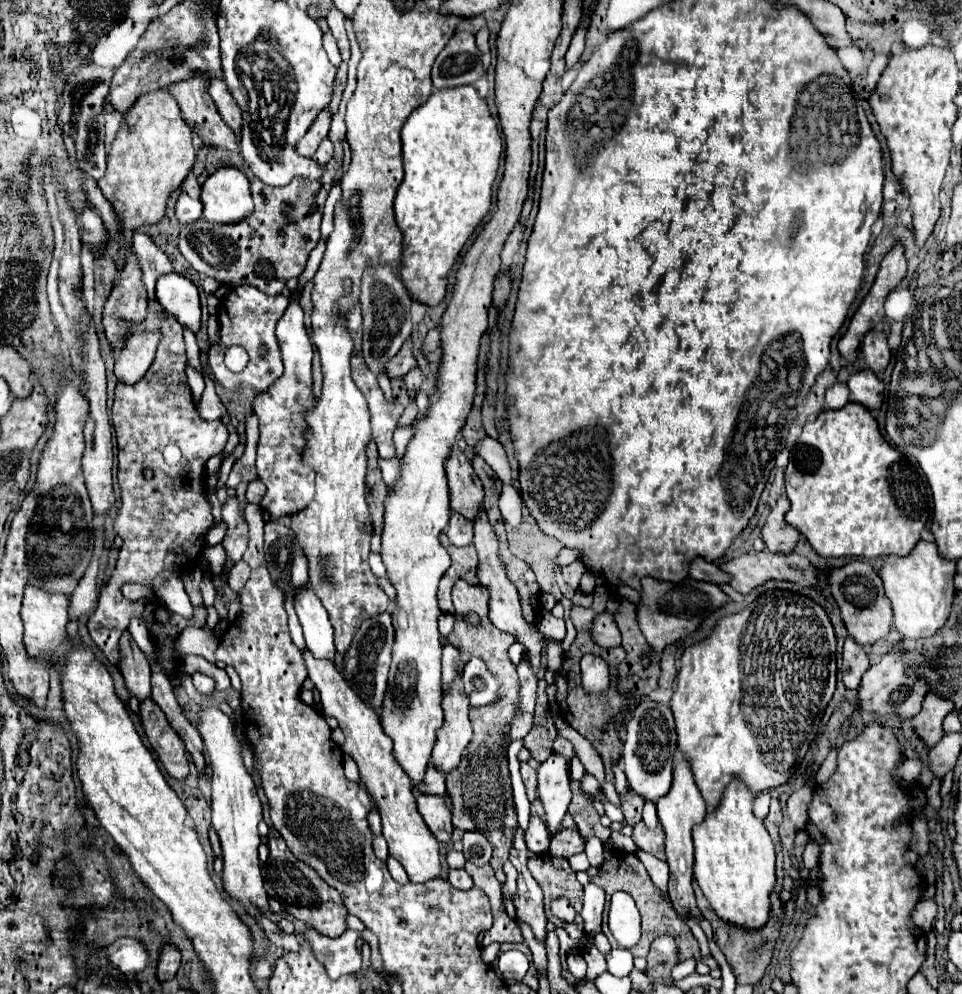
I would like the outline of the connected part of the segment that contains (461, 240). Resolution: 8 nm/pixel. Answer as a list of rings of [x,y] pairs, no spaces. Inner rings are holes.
[[[473,86],[445,88],[431,94],[403,124],[403,166],[405,178],[395,196],[395,220],[403,232],[403,254],[399,264],[399,278],[405,284],[411,300],[425,306],[437,306],[447,292],[447,272],[455,264],[467,238],[483,220],[491,206],[491,184],[497,176],[503,140],[497,122],[491,118],[487,102]]]

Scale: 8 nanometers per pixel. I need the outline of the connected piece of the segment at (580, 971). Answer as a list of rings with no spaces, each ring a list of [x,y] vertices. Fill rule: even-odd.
[[[569,952],[569,954],[567,954],[567,968],[569,968],[569,972],[571,972],[573,976],[577,976],[577,978],[583,978],[585,972],[587,972],[587,964],[585,964],[583,956],[577,954],[577,952]]]

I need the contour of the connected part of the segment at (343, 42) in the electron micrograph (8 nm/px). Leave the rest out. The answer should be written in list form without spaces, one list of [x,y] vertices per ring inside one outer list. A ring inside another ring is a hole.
[[[331,6],[325,18],[333,36],[335,36],[335,40],[337,40],[337,44],[339,44],[341,58],[343,58],[343,62],[347,62],[349,60],[349,40],[347,40],[347,34],[345,34],[345,16],[343,16],[341,10]]]

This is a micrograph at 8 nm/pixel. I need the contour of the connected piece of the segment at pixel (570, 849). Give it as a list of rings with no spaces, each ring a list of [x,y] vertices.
[[[561,828],[549,846],[549,852],[553,856],[561,856],[561,858],[569,858],[573,854],[579,854],[585,850],[585,838],[581,836],[581,832],[577,828]]]

